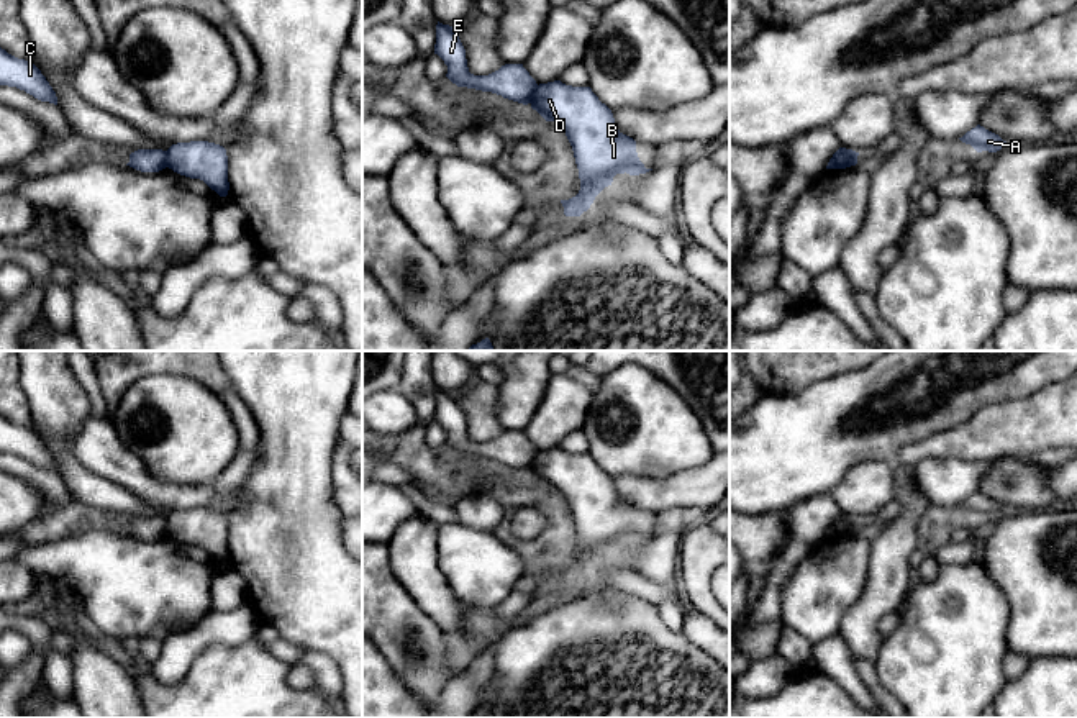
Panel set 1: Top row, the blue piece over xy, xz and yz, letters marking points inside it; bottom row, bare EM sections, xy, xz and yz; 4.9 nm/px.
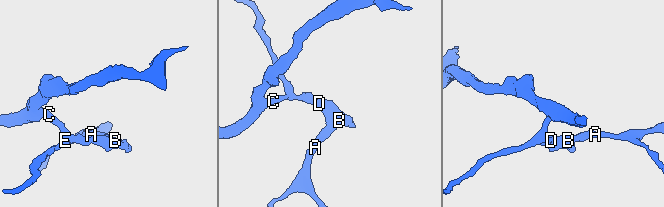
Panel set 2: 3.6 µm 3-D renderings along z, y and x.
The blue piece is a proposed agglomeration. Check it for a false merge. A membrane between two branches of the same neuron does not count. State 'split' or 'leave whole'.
split

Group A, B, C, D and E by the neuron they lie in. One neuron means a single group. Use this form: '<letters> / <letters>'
A B D / C E

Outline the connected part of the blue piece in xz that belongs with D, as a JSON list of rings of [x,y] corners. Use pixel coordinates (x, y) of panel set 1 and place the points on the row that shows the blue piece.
[[[561,80],[539,84],[529,103],[546,121],[559,125],[574,151],[580,190],[561,200],[566,216],[587,211],[616,174],[652,170],[639,161],[636,141],[618,130],[611,110],[590,87],[572,87]]]

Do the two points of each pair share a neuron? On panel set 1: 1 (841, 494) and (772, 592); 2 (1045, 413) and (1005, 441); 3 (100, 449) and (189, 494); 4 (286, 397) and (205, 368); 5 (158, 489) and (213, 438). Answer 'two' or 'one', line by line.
1: two
2: one
3: one
4: two
5: two

